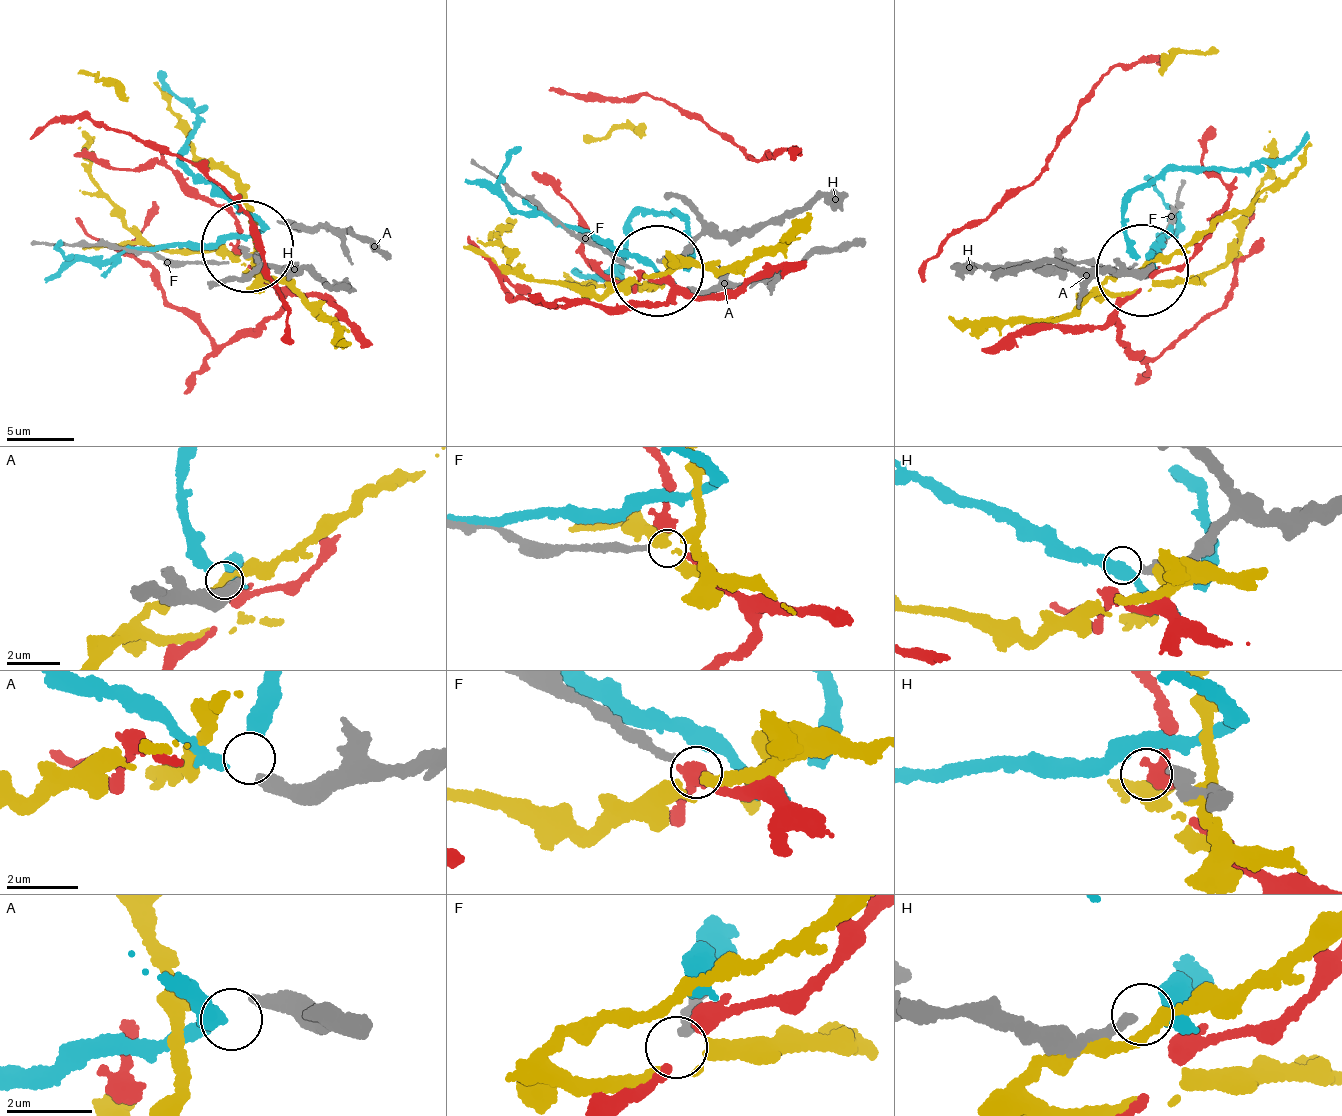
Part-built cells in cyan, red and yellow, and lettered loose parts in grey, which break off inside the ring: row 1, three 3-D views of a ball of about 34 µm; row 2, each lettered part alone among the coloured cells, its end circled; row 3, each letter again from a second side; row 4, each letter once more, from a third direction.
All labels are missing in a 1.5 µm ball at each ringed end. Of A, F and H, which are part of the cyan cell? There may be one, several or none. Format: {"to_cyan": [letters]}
{"to_cyan": ["A"]}

